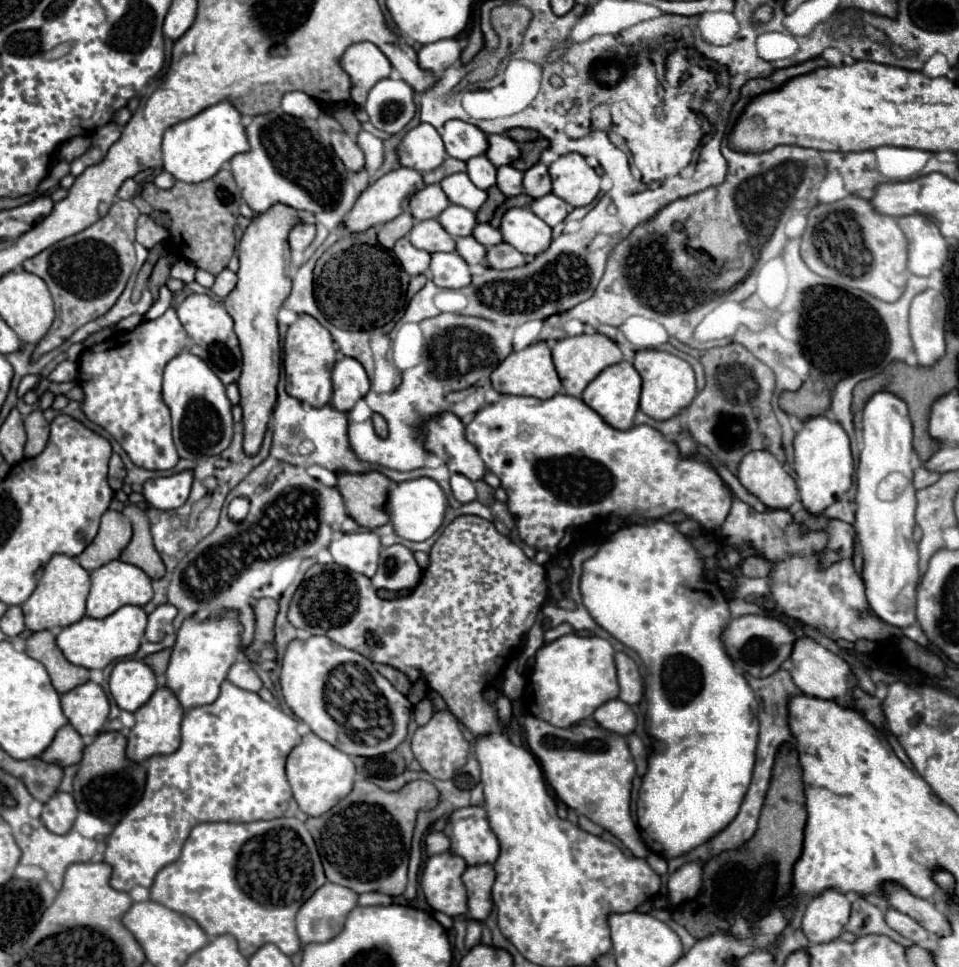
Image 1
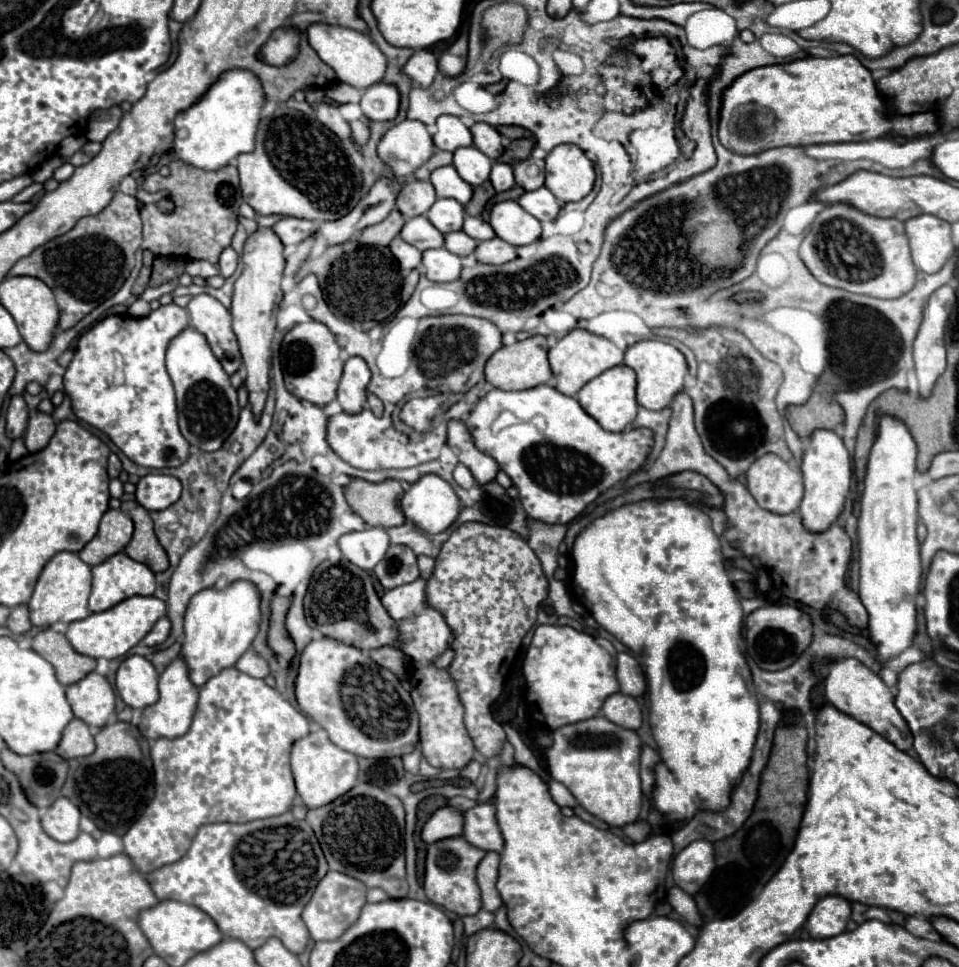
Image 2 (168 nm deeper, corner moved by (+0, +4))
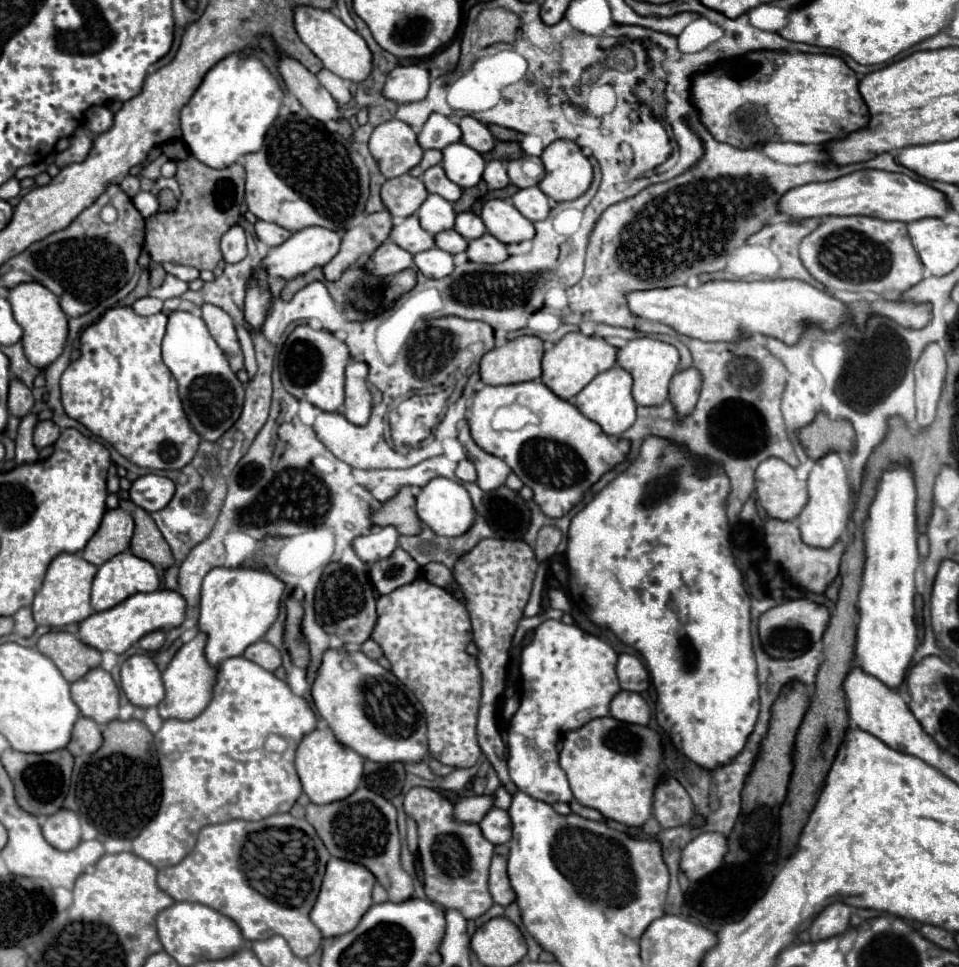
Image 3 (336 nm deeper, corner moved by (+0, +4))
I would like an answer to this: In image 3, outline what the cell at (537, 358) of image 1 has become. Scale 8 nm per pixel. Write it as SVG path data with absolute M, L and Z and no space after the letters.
M521 335L503 347L491 349L481 359L481 381L485 385L513 385L541 377L543 341Z

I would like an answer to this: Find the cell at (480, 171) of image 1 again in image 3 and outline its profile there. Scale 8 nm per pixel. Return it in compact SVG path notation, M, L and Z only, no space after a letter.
M453 143L453 145L447 145L443 149L441 167L445 169L447 177L453 183L457 183L459 187L467 189L467 187L475 187L481 181L483 169L485 169L485 161L469 145Z

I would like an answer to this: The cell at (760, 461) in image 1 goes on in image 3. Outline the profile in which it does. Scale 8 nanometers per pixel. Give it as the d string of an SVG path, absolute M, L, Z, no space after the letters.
M777 457L759 463L755 491L767 515L781 521L795 519L807 503L807 483L797 479L795 469Z

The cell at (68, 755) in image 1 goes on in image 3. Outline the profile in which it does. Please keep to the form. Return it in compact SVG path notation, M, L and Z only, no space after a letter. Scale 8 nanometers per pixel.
M79 717L77 723L73 725L73 733L67 749L73 757L91 755L95 753L95 749L99 749L101 743L103 743L103 737L101 737L99 725L89 717Z

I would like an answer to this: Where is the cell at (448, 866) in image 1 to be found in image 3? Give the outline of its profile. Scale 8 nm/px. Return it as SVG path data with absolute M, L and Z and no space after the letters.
M413 787L405 795L403 807L419 827L419 855L425 873L425 895L429 897L429 901L445 909L455 909L465 919L481 917L493 905L487 889L487 877L495 845L481 835L479 825L453 821L453 805L433 789Z

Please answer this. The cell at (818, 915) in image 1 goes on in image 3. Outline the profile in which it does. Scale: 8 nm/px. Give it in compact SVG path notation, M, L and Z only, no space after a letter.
M831 903L827 909L815 917L813 925L809 927L811 941L823 941L829 937L835 937L839 933L845 933L849 927L851 919L851 909L845 903Z

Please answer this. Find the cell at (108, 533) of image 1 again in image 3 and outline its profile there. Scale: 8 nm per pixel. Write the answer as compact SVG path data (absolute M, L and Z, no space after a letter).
M107 509L99 531L81 551L81 557L93 565L101 565L111 557L129 549L133 537L133 519L123 509Z

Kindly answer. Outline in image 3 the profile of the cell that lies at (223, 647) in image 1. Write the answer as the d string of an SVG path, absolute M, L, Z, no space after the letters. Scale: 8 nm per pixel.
M211 569L201 587L199 603L199 631L207 635L205 659L209 665L217 667L229 657L239 657L247 645L259 641L279 615L279 601L283 593L283 583L271 573L255 569Z

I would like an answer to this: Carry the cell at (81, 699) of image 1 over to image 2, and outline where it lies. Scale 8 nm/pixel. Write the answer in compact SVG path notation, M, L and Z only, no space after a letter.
M95 671L67 687L67 701L75 717L91 727L107 725L109 715L115 711L113 687L103 675Z

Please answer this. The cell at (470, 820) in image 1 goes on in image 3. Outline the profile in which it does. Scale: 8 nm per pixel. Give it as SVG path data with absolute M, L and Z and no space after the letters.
M489 809L487 815L479 821L481 833L487 841L491 841L493 845L503 845L511 839L511 823L509 823L509 815L503 809Z

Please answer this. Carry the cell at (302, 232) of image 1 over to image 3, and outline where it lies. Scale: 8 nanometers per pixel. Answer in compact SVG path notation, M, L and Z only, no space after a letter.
M257 221L257 223L255 223L255 233L257 233L259 241L263 241L263 243L269 245L269 247L281 245L283 241L287 241L287 237L293 235L289 229L283 229L281 225L267 223L267 221Z

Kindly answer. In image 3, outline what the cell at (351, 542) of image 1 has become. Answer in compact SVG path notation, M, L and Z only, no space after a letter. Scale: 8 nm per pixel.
M377 527L369 535L361 535L353 541L357 557L365 563L375 563L383 557L389 557L397 547L397 529L395 527Z

